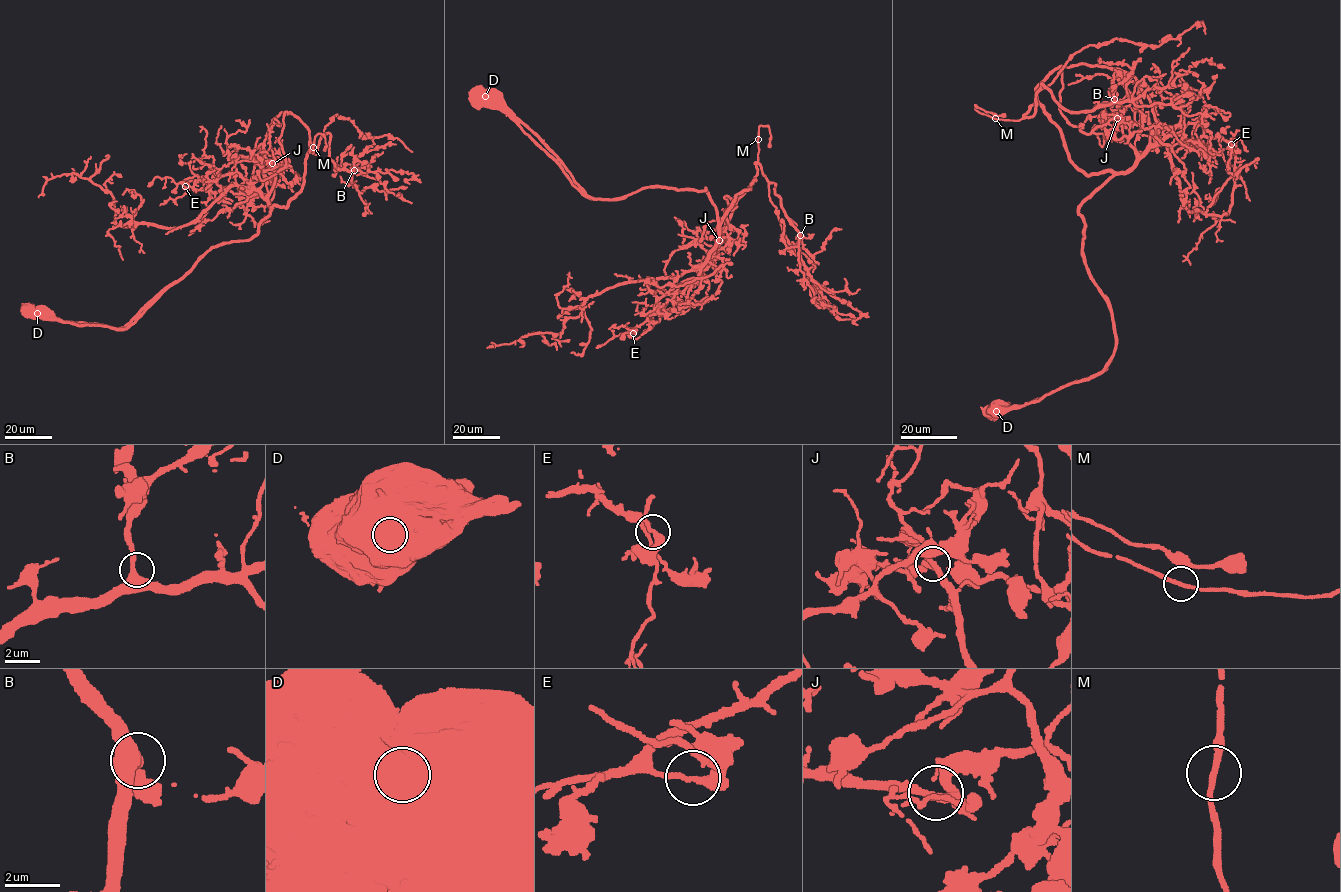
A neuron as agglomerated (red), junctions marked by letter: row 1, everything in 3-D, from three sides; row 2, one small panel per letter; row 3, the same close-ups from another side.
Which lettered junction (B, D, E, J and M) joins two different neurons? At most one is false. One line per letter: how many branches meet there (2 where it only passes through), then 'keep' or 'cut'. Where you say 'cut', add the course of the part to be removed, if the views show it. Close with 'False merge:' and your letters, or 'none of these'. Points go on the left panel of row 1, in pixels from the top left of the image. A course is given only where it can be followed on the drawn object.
B: 2 | keep
D: 1 | cut | (37, 313), (65, 322), (121, 328), (177, 281)
E: 2 | keep
J: 2 | keep
M: 2 | keep
False merge: D

